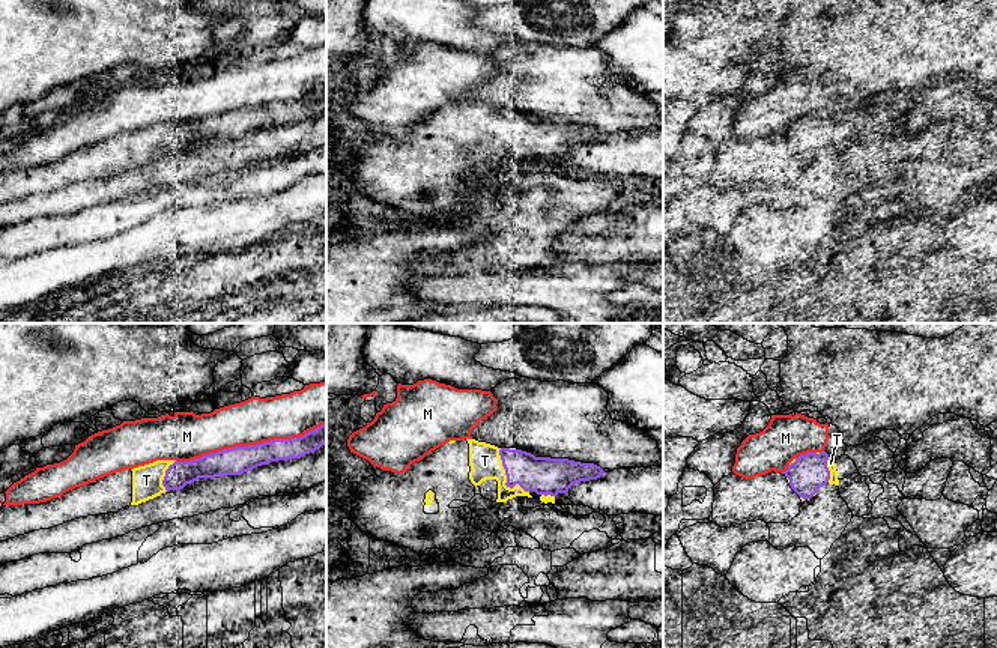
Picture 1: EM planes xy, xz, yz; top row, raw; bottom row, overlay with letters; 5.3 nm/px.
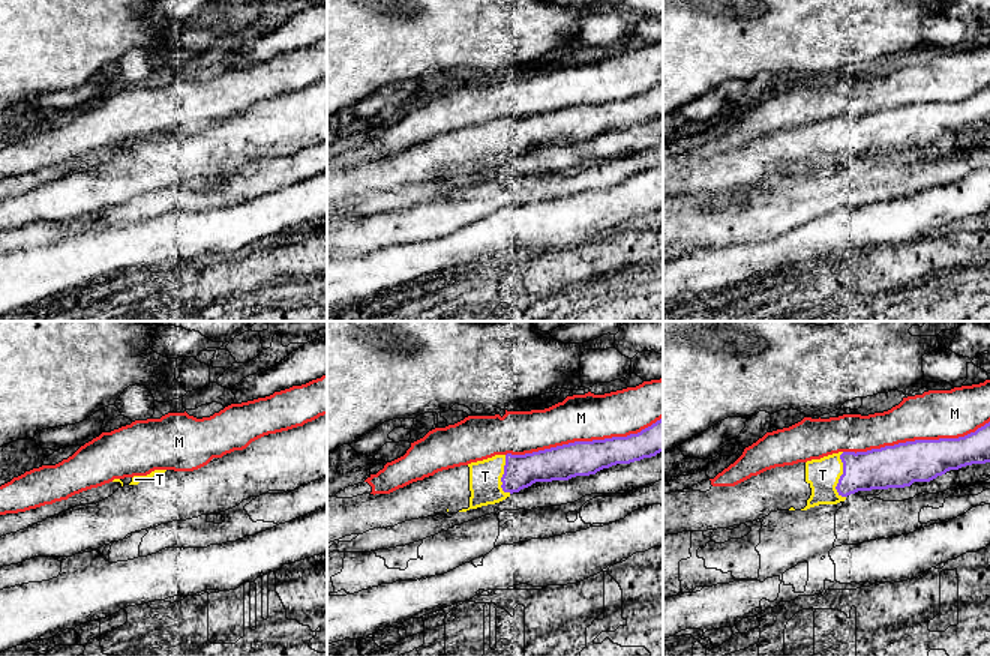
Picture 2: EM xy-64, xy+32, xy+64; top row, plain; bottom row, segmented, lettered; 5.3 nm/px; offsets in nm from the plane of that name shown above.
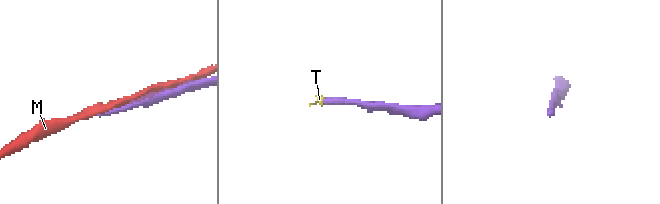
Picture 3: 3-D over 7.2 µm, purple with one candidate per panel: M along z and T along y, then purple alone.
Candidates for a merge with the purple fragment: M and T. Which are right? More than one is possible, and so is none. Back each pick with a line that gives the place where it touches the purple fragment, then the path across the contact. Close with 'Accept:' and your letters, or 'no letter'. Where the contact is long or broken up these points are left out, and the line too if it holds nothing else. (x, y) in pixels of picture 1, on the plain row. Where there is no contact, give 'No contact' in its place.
T: Touches purple at xz (507, 142)
Accept: T

